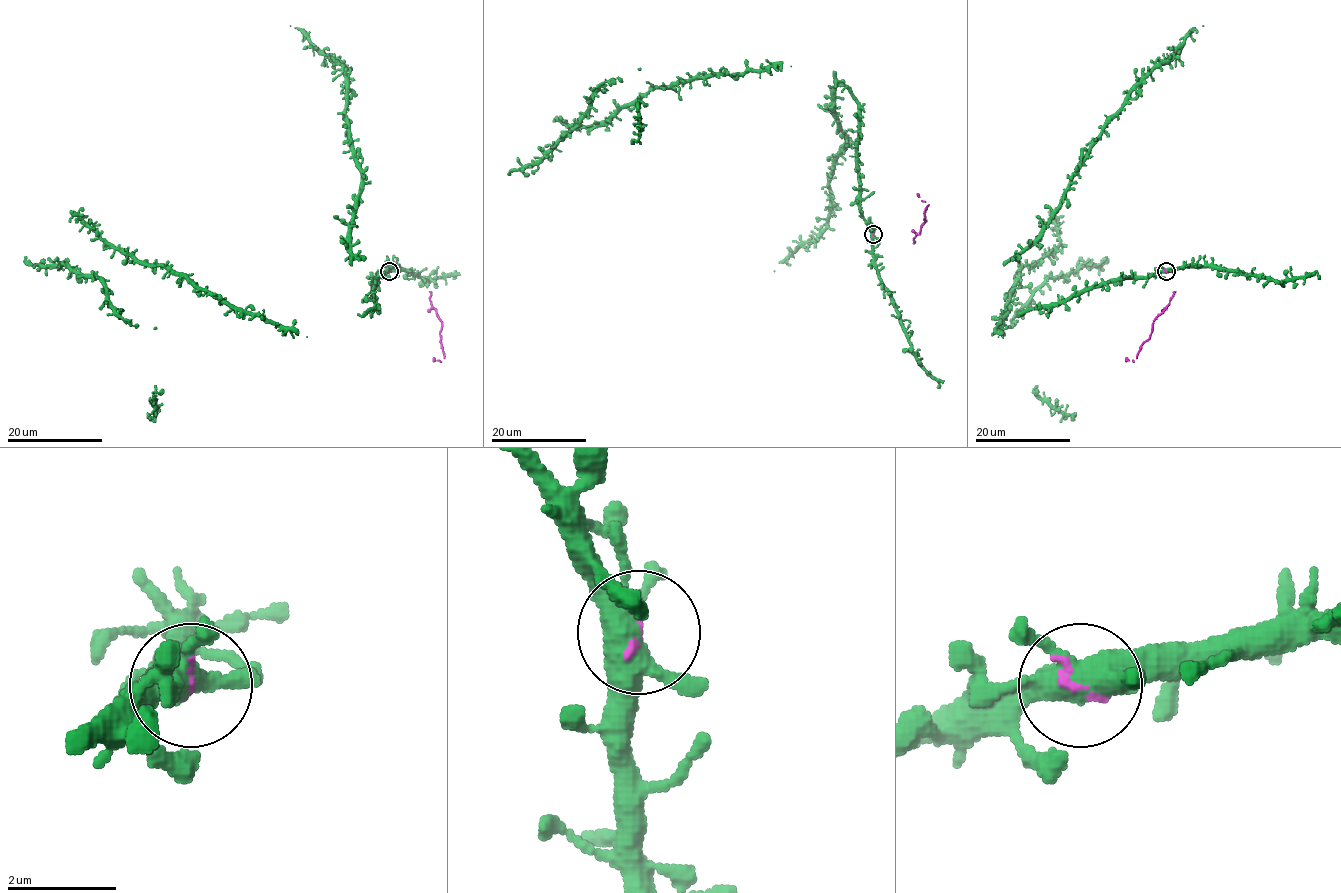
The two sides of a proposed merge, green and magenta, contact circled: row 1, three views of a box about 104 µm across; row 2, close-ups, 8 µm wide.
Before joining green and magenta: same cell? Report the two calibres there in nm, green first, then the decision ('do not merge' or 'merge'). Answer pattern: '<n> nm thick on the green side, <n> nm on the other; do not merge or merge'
440 nm thick on the green side, 100 nm on the other; merge

